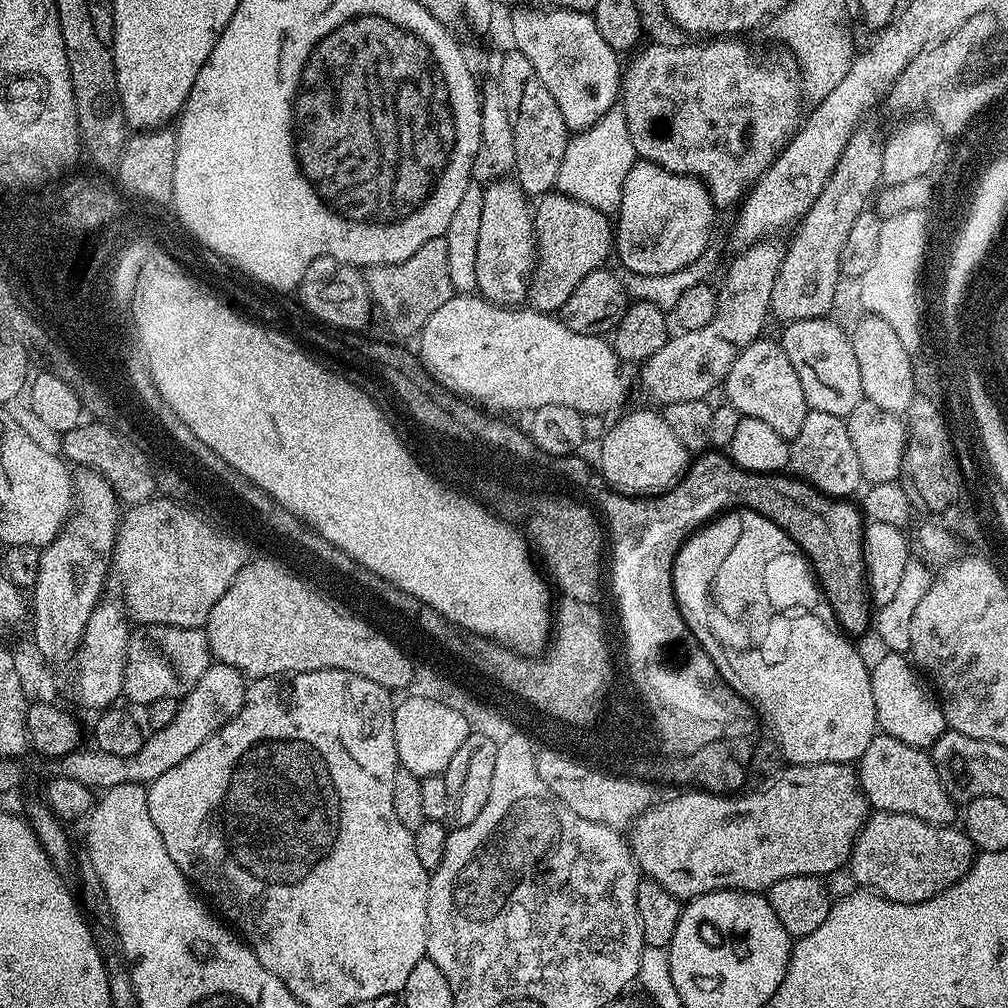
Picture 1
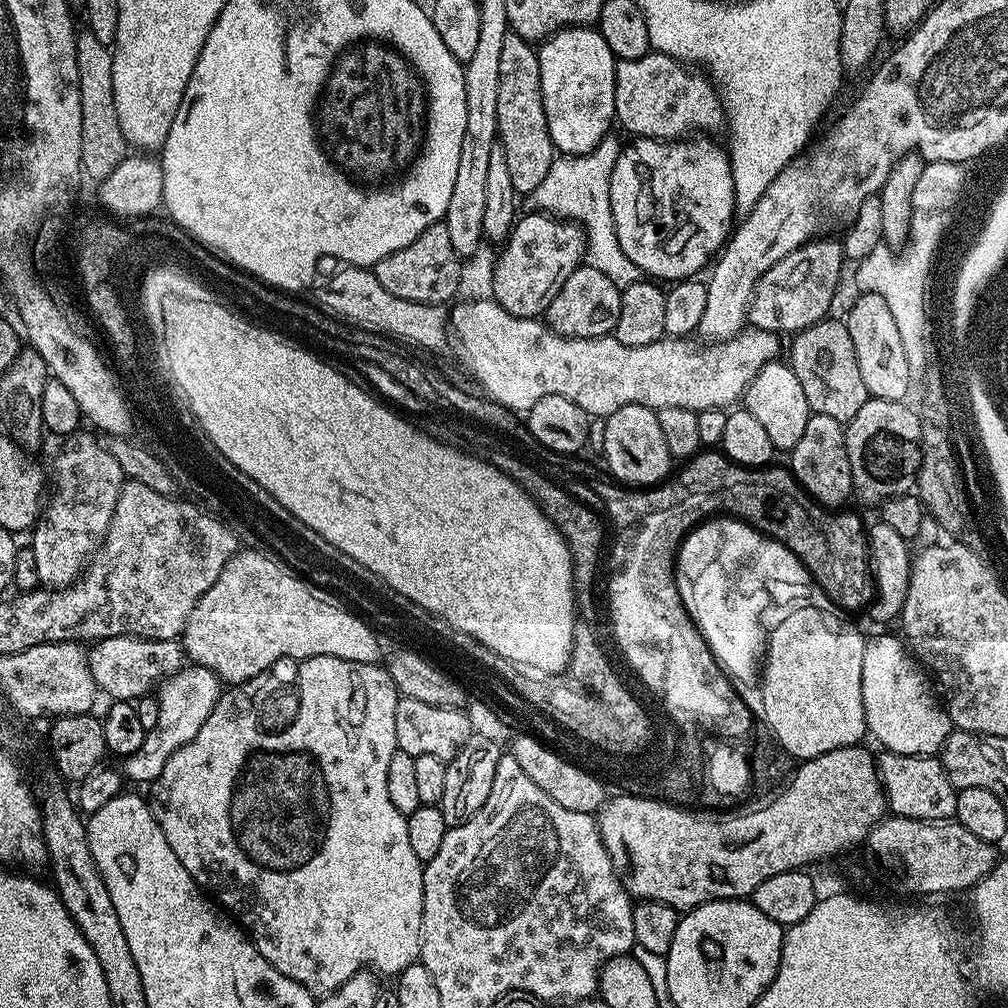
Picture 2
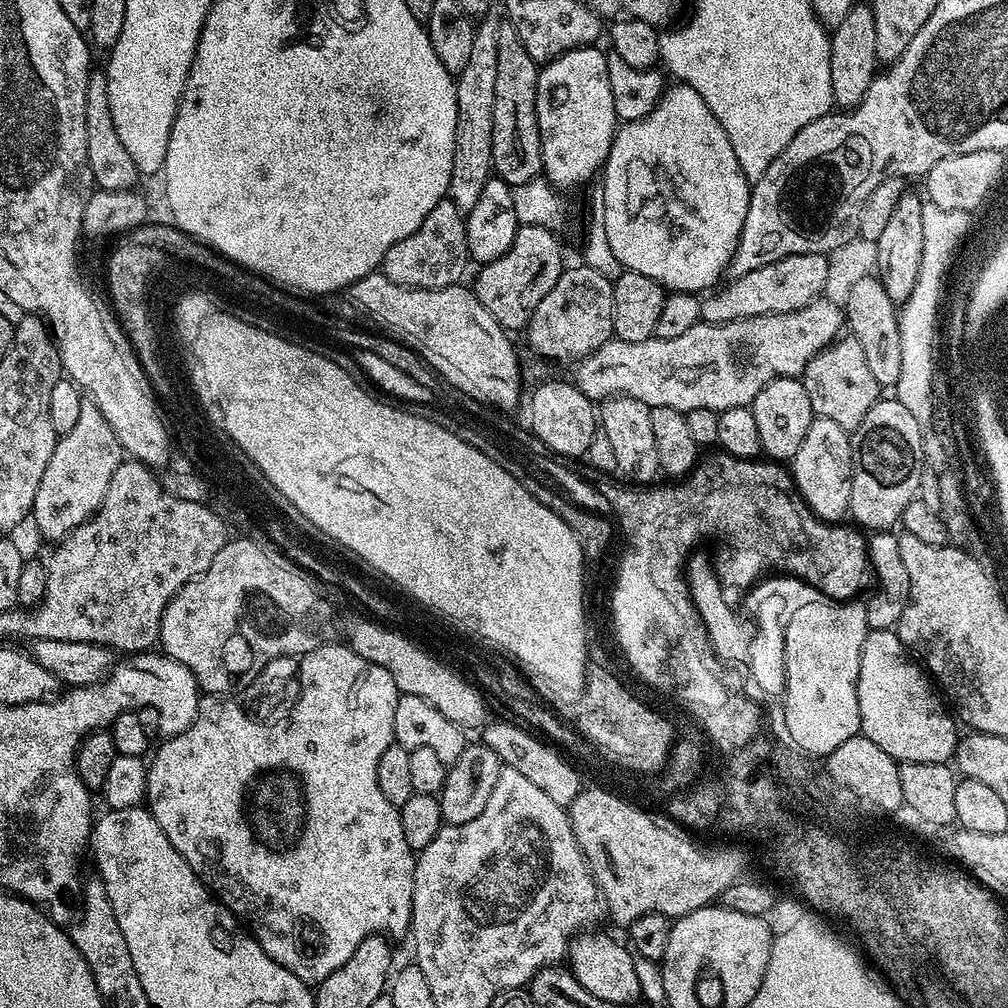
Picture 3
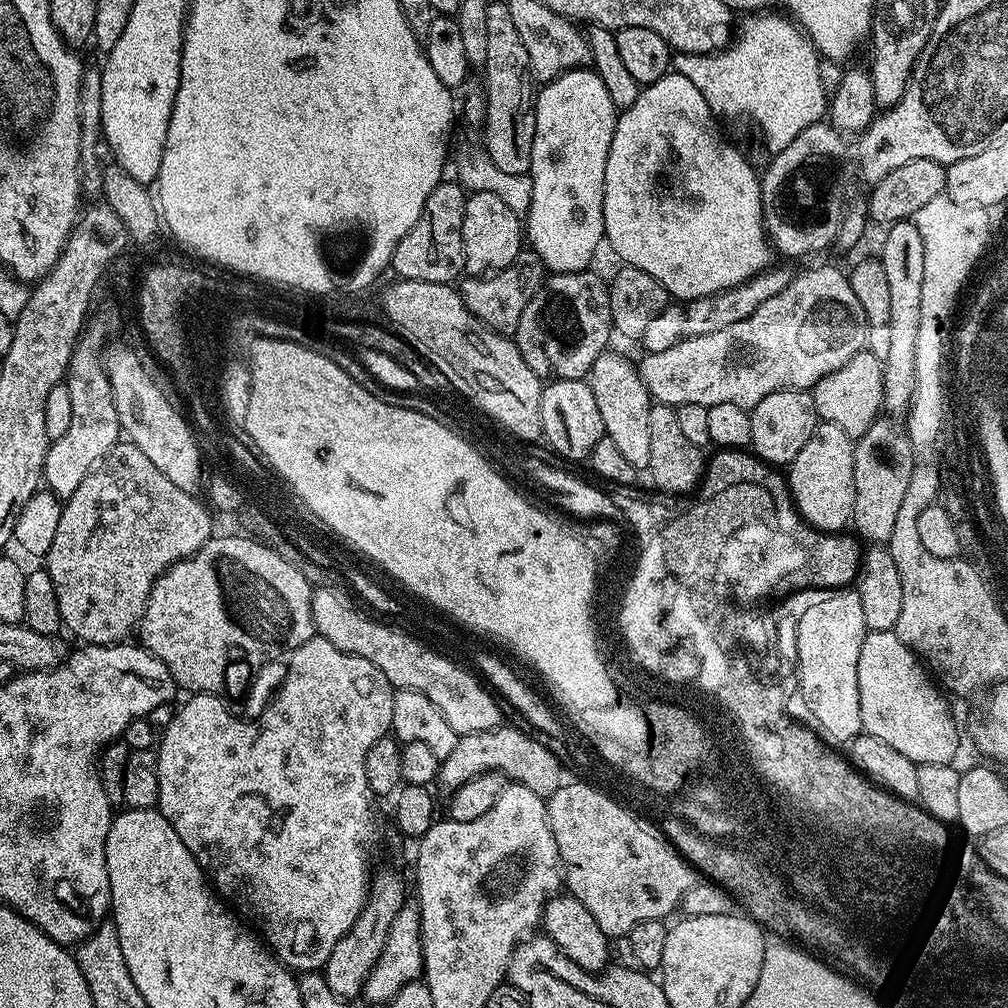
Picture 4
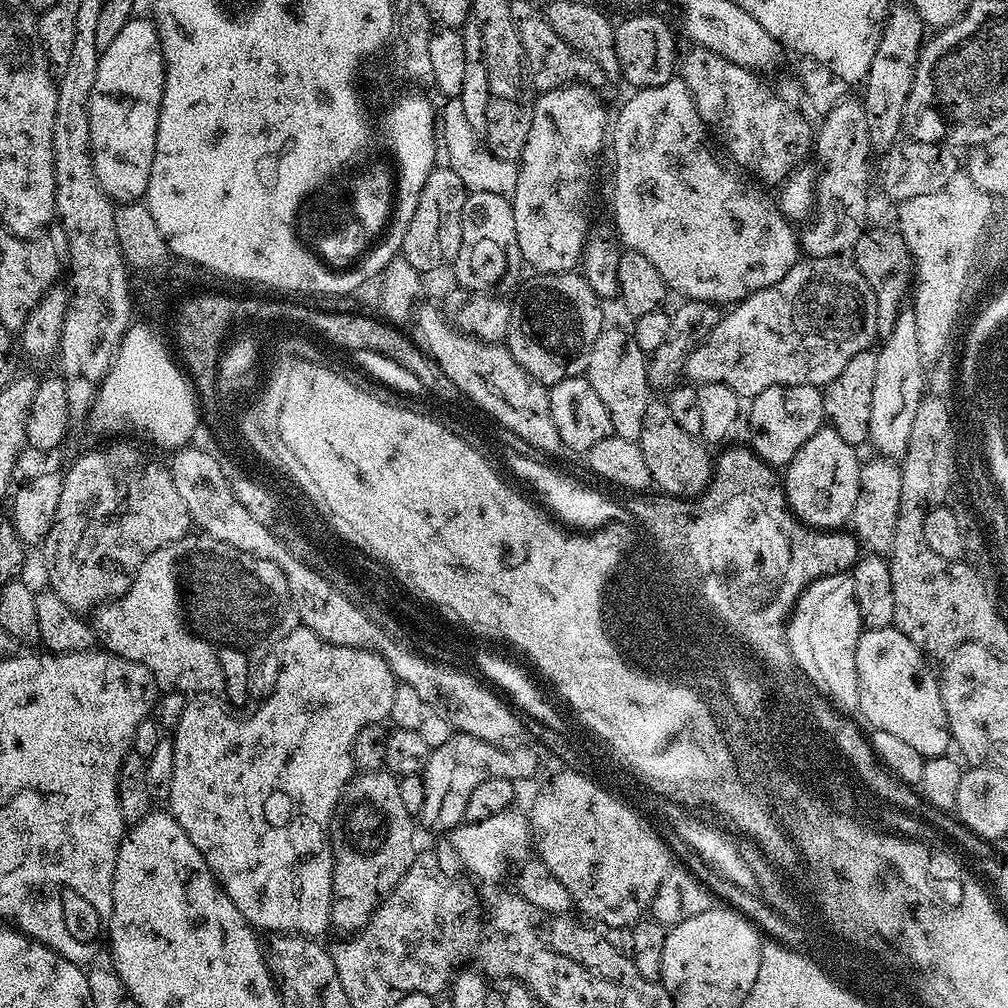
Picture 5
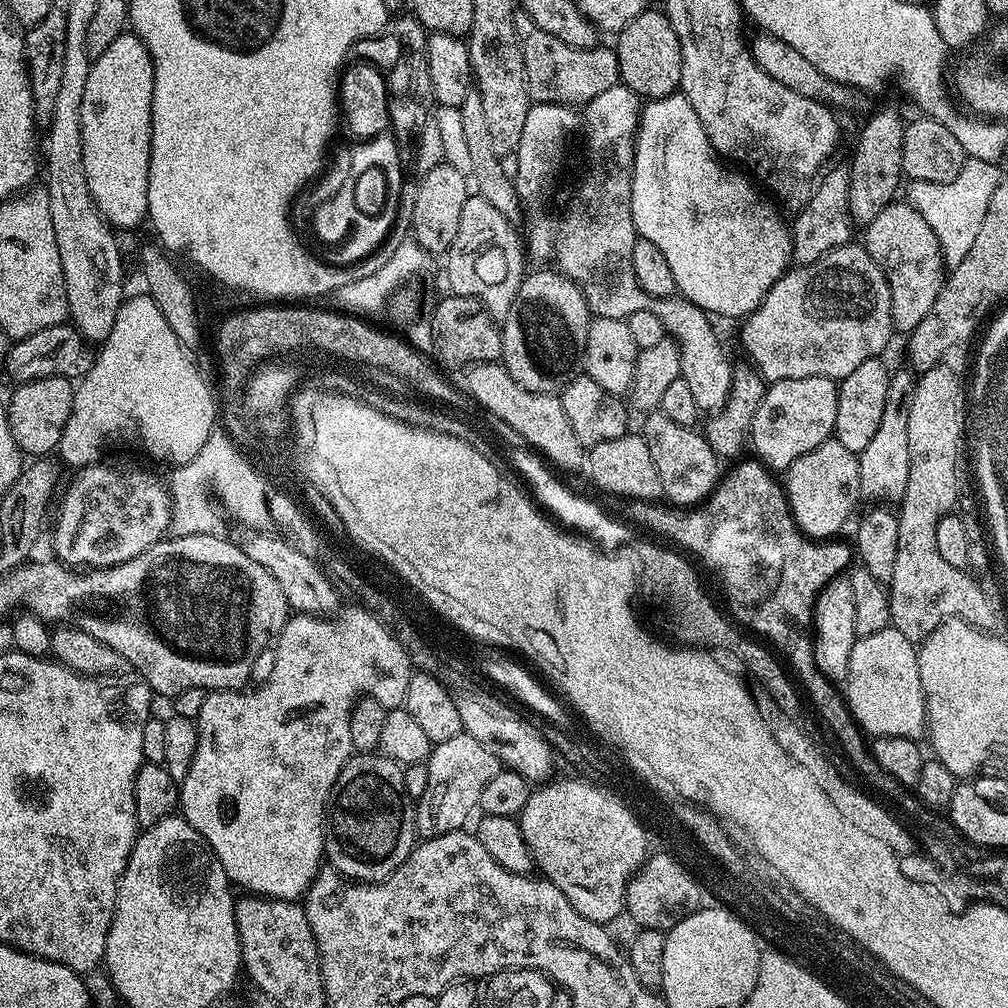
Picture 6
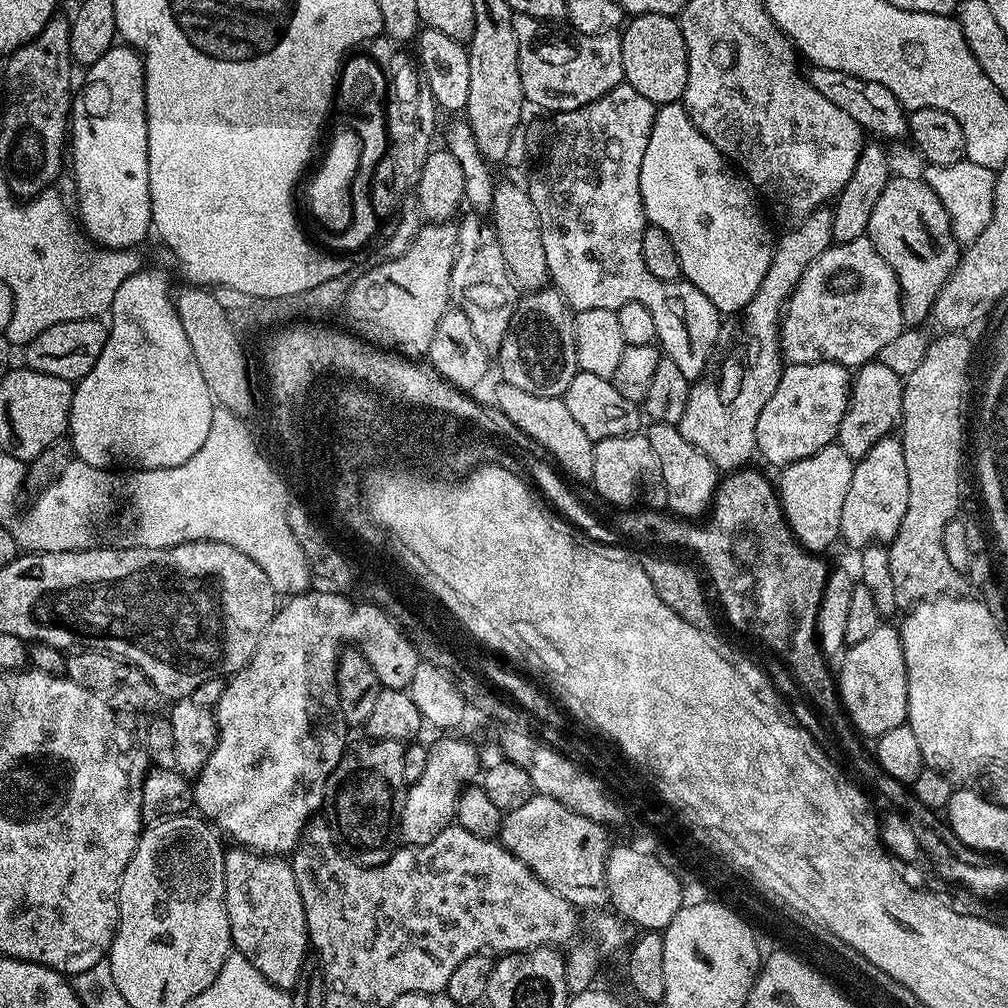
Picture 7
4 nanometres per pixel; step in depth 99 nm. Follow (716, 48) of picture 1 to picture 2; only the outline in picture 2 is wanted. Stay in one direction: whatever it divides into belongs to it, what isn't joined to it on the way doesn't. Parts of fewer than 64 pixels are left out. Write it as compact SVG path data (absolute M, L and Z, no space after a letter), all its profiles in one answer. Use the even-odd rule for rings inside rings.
M650 50L642 58L616 60L615 119L633 137L679 140L693 134L716 134L725 127L716 85L703 71Z

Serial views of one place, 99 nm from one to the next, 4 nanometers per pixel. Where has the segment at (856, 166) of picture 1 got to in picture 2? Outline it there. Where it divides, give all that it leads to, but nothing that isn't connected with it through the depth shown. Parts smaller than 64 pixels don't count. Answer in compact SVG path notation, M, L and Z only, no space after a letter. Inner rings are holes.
M817 238L809 240L798 250L786 254L762 278L748 307L749 321L755 327L777 334L795 334L825 319L832 308L836 287L840 284L840 267L846 264L844 245L839 239Z

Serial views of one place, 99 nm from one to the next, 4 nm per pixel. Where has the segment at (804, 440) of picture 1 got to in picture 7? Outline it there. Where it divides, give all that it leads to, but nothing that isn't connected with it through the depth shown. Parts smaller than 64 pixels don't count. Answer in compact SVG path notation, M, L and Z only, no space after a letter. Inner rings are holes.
M833 442L827 444L818 454L810 454L810 458L802 458L798 462L787 465L778 480L778 495L780 505L784 507L784 517L788 519L788 525L792 527L792 532L796 539L800 541L801 548L813 553L820 554L832 543L840 540L840 523L842 522L842 502L846 502L846 490L850 490L850 478L854 462L842 450L840 445Z

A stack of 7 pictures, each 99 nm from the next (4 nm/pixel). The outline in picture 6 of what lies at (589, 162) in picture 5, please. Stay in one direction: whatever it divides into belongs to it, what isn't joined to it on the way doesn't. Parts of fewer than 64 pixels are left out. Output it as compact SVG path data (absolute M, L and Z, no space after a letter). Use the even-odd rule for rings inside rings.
M538 104L529 105L525 125L514 153L516 161L513 184L519 196L524 215L524 244L529 259L540 262L555 251L555 229L548 218L548 200L556 182L558 170L564 158L568 138L578 126L578 116L569 105Z

